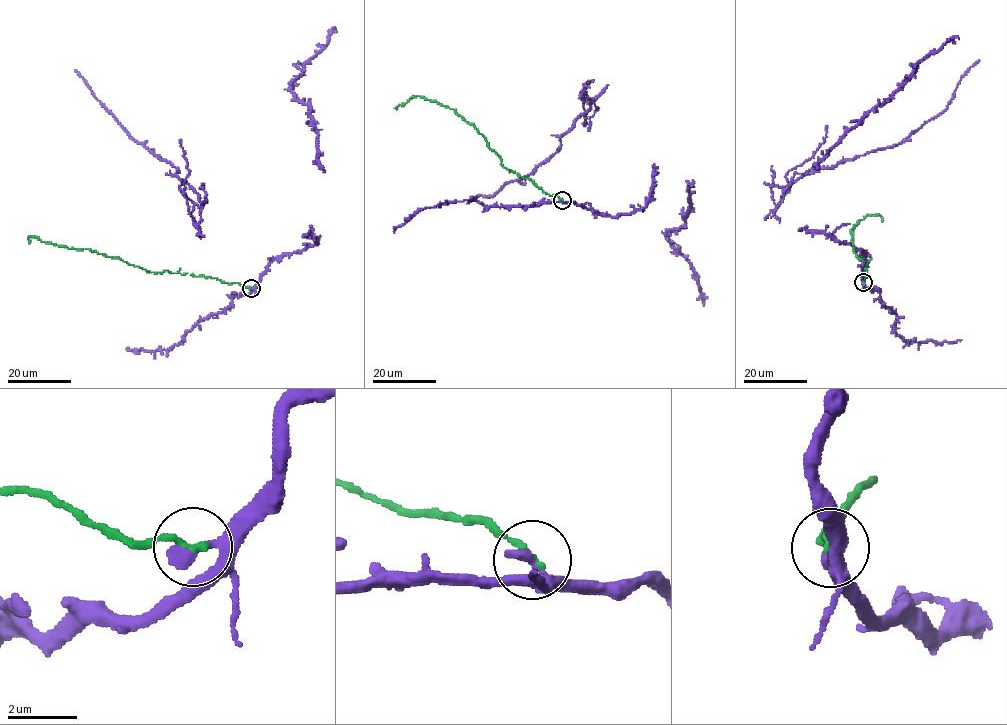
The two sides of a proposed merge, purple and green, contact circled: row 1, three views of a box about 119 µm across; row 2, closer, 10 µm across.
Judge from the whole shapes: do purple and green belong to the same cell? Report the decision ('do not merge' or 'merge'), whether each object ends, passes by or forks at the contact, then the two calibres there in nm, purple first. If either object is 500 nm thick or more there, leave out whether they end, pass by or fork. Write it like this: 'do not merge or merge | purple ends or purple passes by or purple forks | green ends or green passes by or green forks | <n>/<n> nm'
do not merge | purple ends | green ends | 400/200 nm

